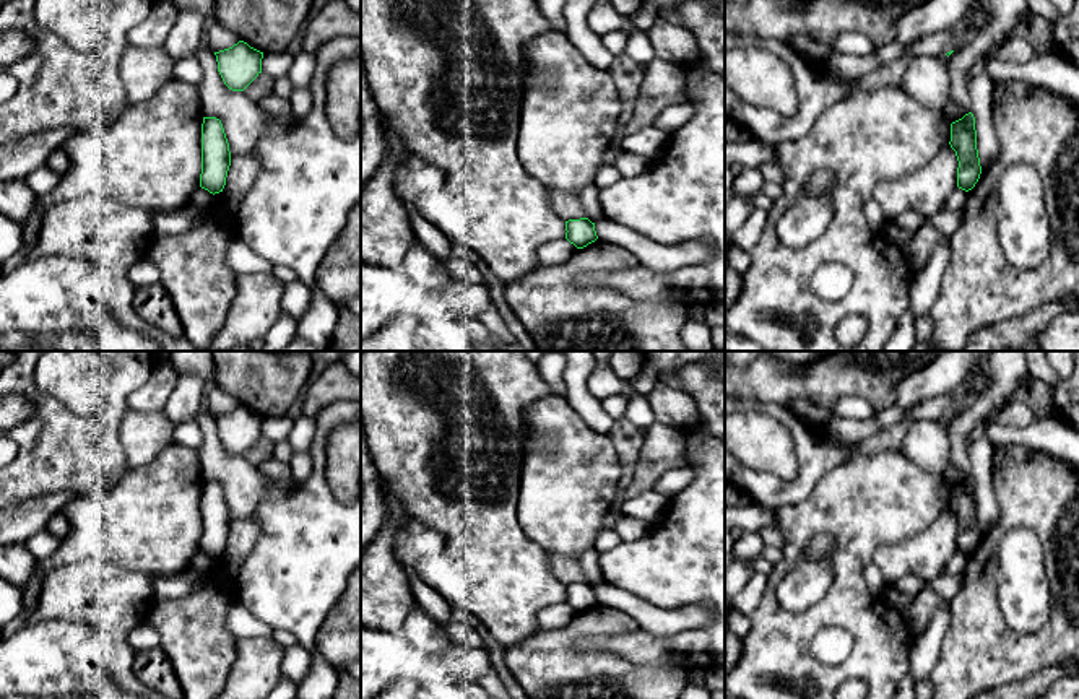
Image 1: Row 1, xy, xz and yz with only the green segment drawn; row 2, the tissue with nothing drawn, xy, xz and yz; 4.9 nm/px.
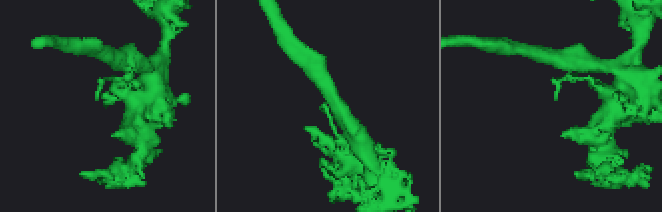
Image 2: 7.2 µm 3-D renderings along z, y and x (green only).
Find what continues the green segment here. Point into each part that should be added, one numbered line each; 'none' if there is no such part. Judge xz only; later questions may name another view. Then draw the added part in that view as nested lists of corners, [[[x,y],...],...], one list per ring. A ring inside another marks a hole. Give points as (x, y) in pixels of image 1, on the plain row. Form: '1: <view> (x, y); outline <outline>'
none

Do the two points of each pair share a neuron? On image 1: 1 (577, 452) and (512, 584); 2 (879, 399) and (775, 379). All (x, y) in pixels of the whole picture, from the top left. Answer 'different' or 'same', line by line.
1: different
2: same

